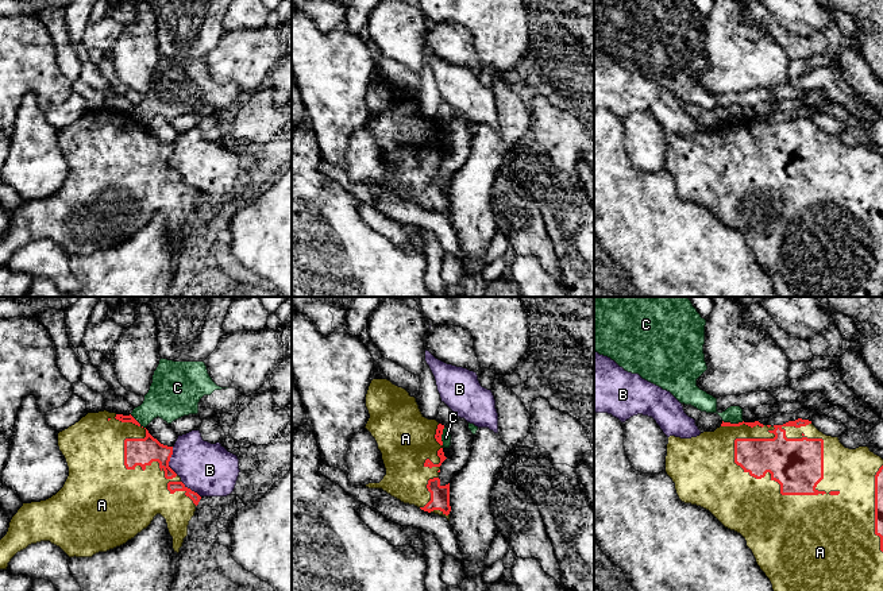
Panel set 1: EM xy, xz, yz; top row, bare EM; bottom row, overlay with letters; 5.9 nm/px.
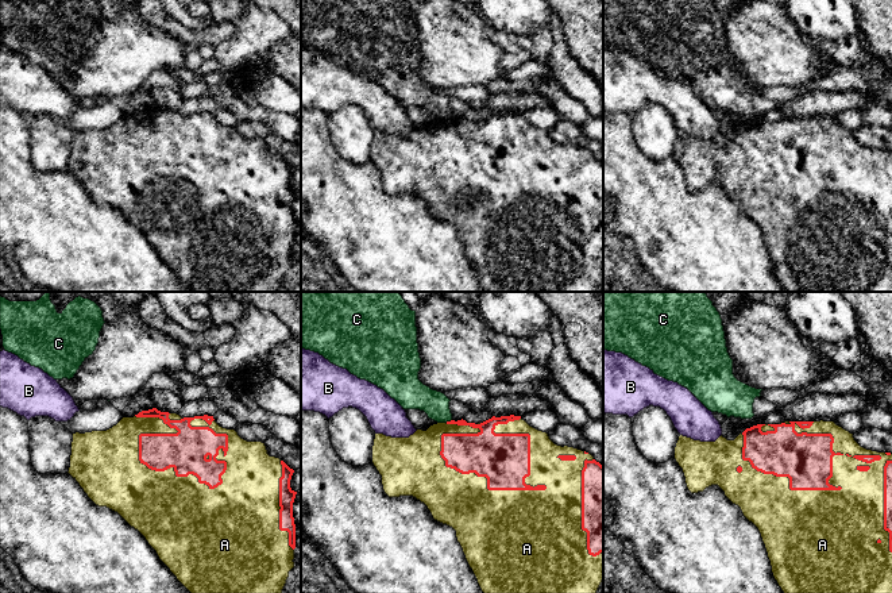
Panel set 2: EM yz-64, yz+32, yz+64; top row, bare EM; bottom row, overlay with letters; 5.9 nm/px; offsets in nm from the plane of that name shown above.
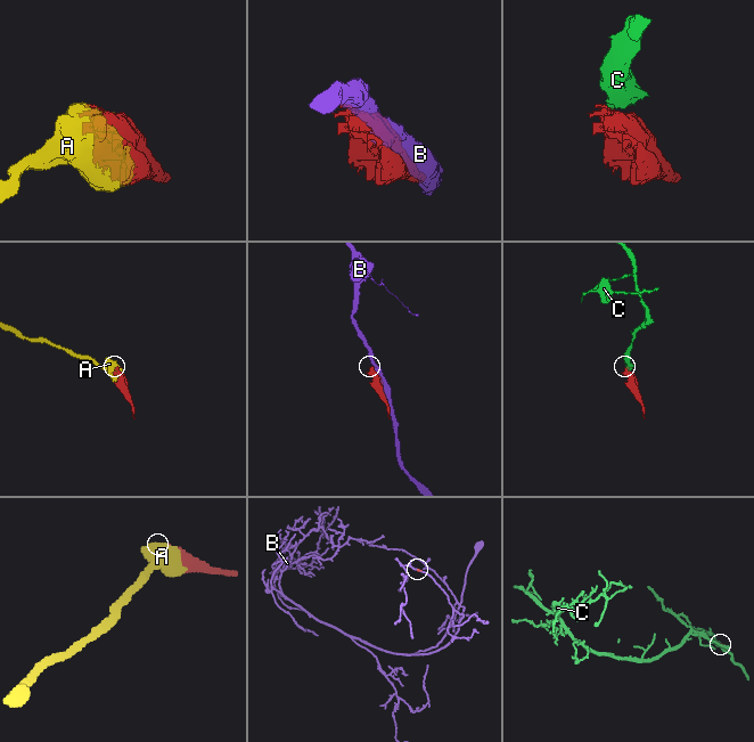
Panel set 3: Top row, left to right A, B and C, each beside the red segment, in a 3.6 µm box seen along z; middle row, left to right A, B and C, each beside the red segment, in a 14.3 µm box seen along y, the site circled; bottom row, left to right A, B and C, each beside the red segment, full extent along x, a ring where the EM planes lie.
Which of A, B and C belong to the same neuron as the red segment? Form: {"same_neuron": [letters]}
{"same_neuron": ["A"]}

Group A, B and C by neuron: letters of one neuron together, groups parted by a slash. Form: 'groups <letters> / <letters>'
groups A / B / C

